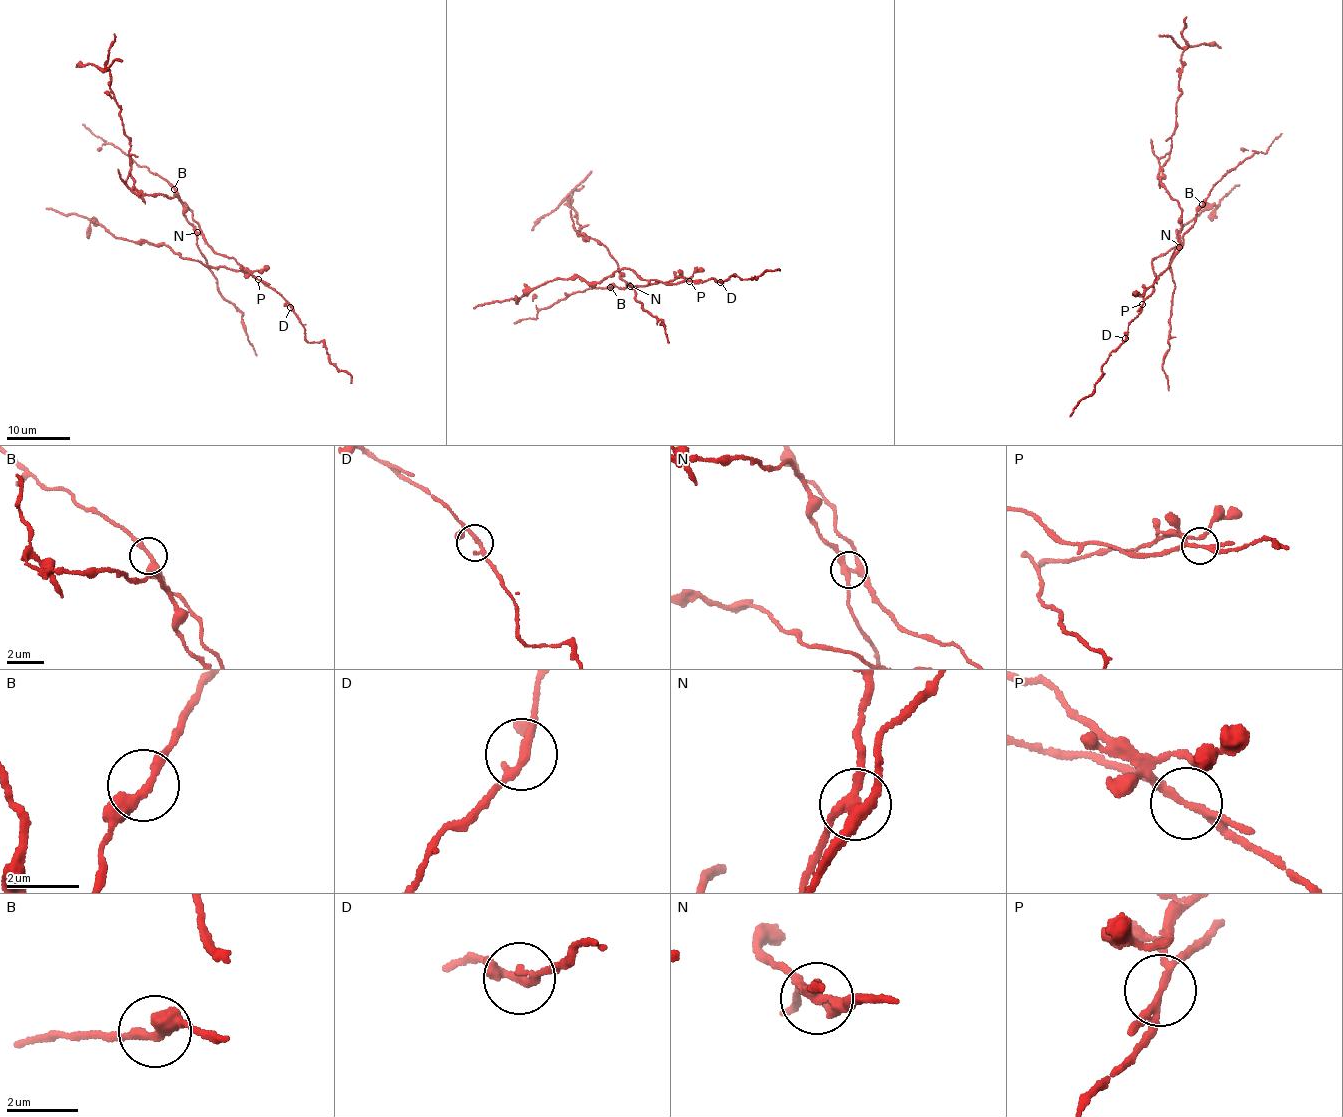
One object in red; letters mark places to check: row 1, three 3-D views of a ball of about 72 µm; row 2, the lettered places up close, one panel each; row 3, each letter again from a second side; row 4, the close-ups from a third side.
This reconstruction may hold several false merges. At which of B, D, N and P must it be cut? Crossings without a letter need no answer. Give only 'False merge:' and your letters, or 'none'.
False merge: N, P

